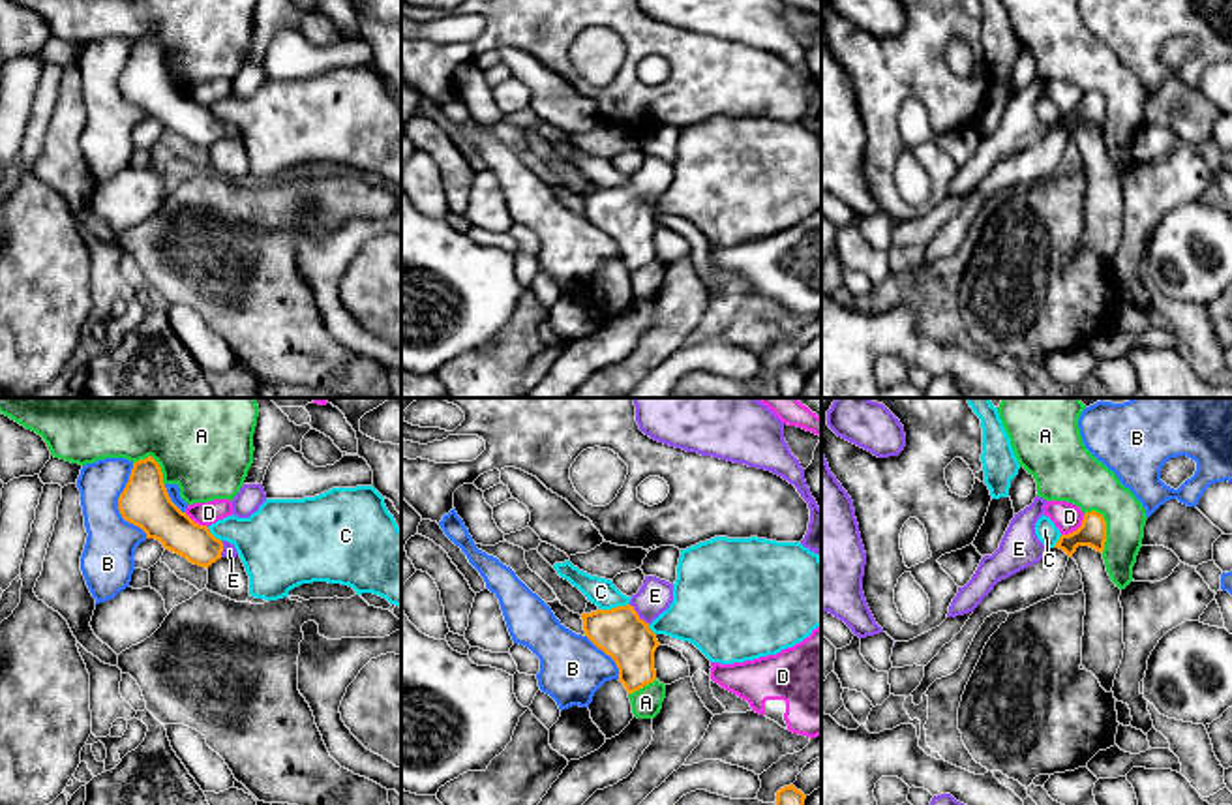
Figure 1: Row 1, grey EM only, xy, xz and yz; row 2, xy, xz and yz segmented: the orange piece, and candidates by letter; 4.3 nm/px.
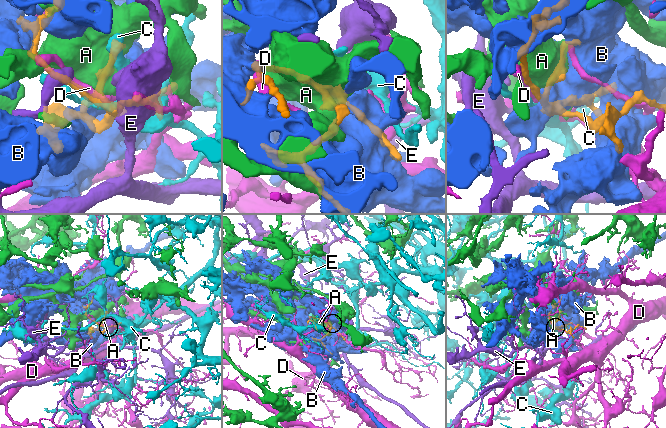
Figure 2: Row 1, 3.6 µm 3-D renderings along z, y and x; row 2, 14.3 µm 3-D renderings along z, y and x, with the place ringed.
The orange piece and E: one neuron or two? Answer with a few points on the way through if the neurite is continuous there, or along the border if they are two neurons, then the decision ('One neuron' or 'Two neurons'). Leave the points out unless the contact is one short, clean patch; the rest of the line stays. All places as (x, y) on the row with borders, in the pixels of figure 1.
Path across: xz (619, 633), (638, 616), (655, 595). One neuron

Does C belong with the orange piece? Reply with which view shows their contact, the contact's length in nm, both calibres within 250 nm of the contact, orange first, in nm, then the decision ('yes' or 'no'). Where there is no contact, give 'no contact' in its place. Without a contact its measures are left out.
contact in xz; length 130 nm; calibres 220 and 120 nm; no

